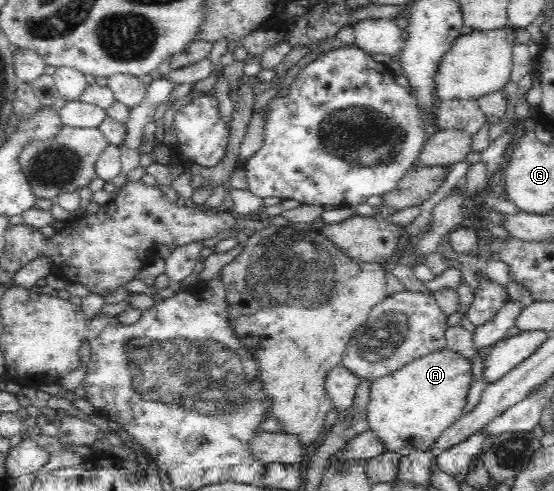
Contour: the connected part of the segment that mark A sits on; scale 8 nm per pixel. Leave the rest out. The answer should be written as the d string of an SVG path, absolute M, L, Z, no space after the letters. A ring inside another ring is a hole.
M444 346L372 381L367 423L369 429L379 434L385 451L399 452L404 456L415 450L428 451L449 427L461 419L473 383L472 358L473 355L465 356Z

